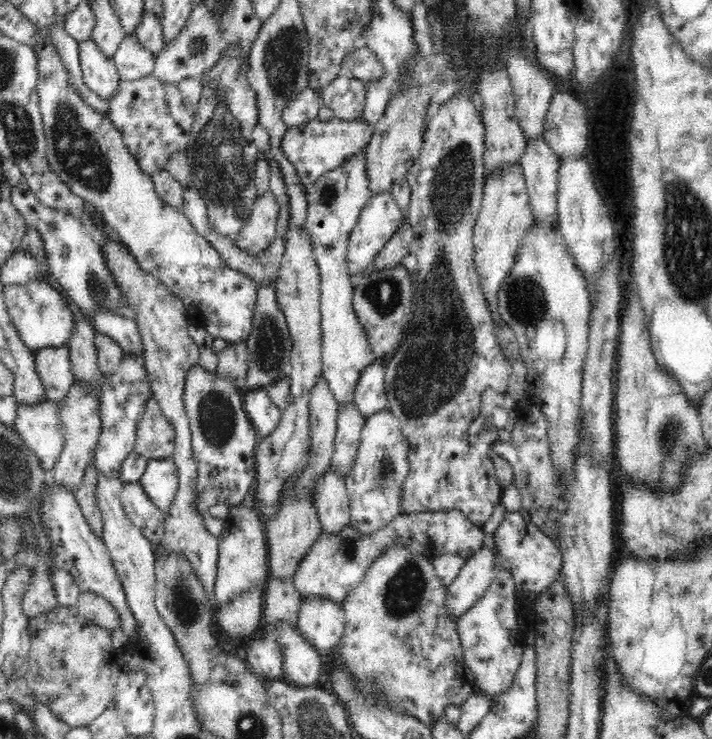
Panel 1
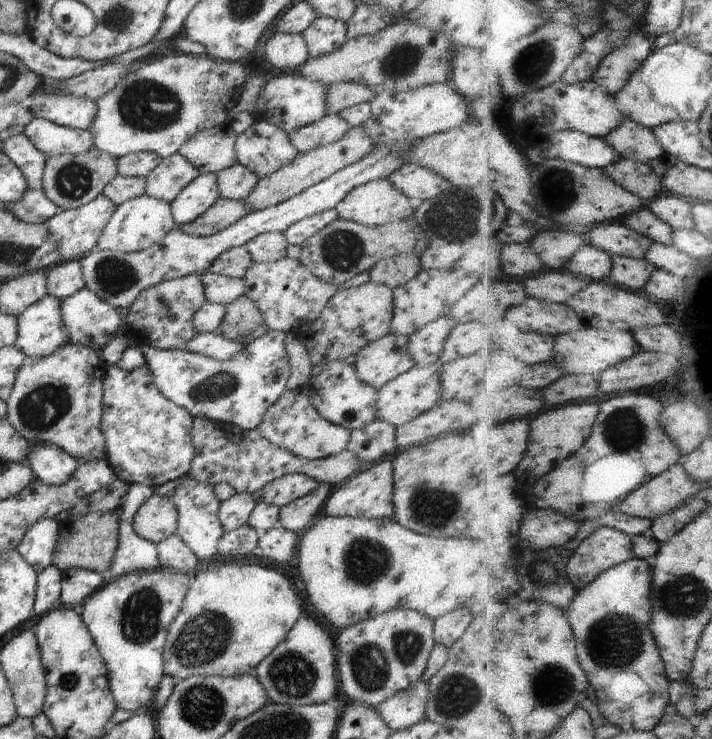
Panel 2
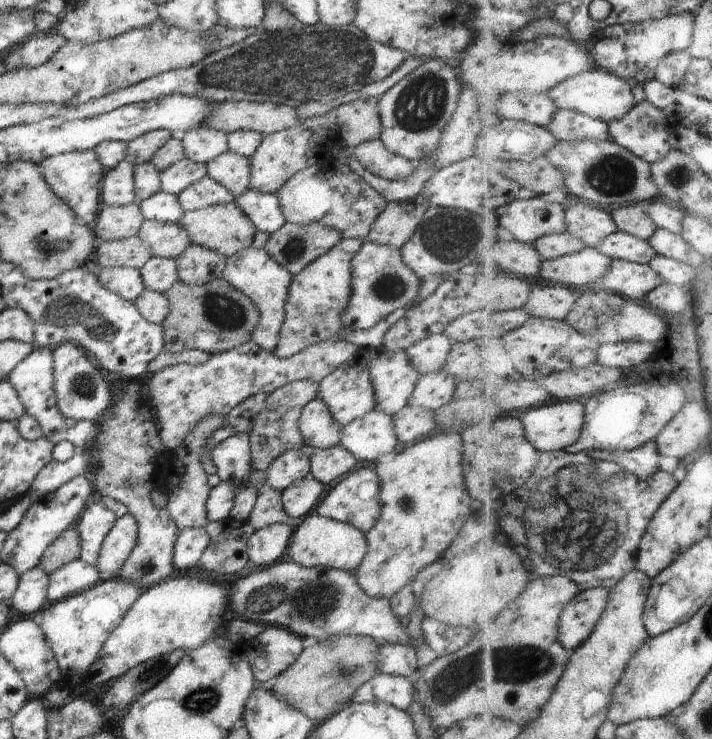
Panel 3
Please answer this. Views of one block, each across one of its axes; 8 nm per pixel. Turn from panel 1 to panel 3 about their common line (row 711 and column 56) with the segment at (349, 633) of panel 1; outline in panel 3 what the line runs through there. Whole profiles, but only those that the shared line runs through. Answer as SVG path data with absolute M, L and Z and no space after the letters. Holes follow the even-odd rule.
M35 348L22 362L12 369L7 380L16 389L28 415L32 416L40 425L43 437L56 445L62 440L68 440L74 444L76 450L87 449L97 438L97 421L79 421L62 416L62 412L56 406L56 392L54 392L53 377L53 349Z

